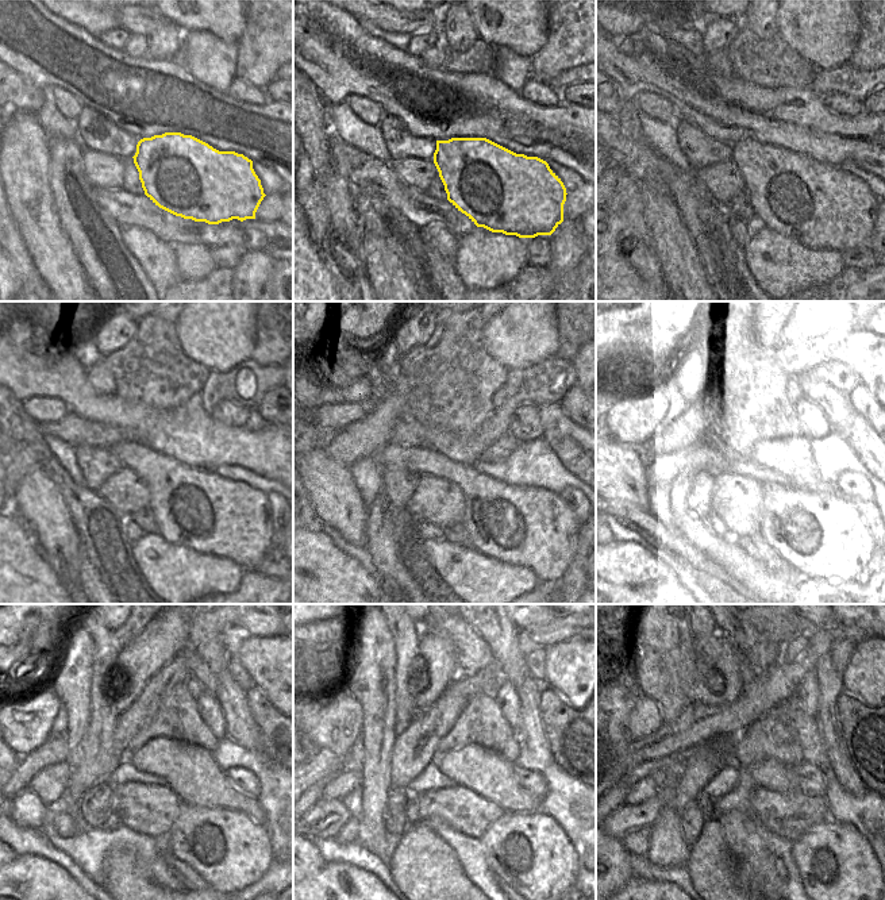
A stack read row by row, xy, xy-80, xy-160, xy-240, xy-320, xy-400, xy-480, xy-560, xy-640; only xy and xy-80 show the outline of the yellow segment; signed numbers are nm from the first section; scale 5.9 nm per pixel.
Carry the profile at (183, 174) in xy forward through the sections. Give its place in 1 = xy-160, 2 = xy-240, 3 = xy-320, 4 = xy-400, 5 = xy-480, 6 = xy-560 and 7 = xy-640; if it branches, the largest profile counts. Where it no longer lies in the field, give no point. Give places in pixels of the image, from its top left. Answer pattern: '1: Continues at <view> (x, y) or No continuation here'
1: Continues at xy-160 (819, 206)
2: Continues at xy-240 (200, 510)
3: Continues at xy-320 (527, 526)
4: Continues at xy-400 (820, 535)
5: Continues at xy-480 (229, 850)
6: Continues at xy-560 (530, 852)
7: Continues at xy-640 (841, 874).

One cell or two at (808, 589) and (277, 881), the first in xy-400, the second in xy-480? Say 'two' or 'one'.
two

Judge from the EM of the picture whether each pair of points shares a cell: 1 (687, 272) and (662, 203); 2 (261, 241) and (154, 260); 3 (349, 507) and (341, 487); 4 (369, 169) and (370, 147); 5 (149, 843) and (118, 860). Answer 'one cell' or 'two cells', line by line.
1: one cell
2: two cells
3: one cell
4: two cells
5: two cells

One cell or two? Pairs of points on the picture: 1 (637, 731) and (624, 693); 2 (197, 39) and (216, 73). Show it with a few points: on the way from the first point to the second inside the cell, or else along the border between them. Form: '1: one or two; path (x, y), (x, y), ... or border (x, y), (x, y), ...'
1: two; border (641, 693), (628, 715), (626, 726), (630, 739)
2: one; path (200, 47), (215, 65)

